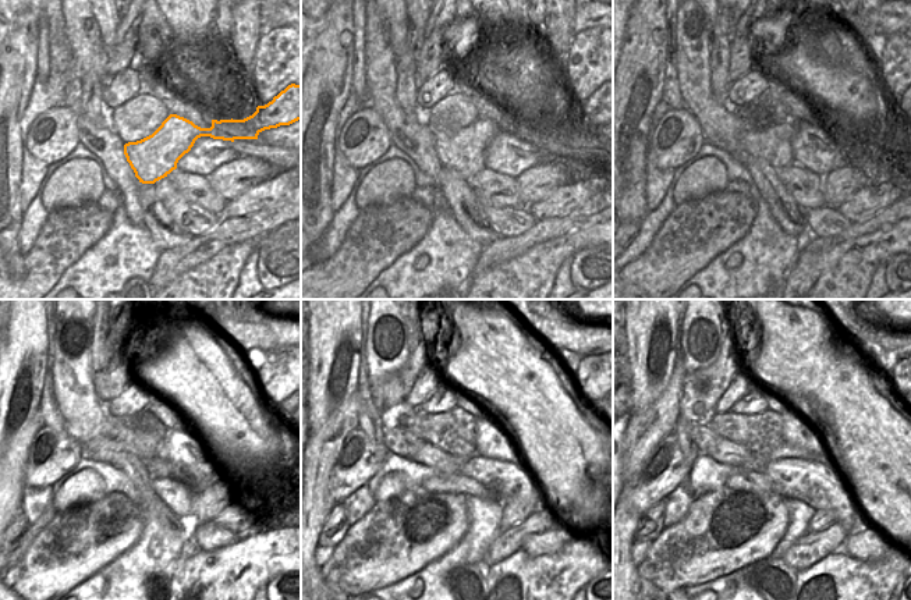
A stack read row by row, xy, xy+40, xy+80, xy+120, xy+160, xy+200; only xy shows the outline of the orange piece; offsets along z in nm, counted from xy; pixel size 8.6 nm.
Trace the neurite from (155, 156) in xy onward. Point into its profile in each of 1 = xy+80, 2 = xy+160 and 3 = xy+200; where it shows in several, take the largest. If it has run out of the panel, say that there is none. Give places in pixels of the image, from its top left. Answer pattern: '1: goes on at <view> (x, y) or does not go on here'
1: goes on at xy+80 (772, 142)
2: goes on at xy+160 (457, 450)
3: goes on at xy+200 (769, 447)

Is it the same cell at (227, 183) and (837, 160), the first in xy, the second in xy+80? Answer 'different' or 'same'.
different

